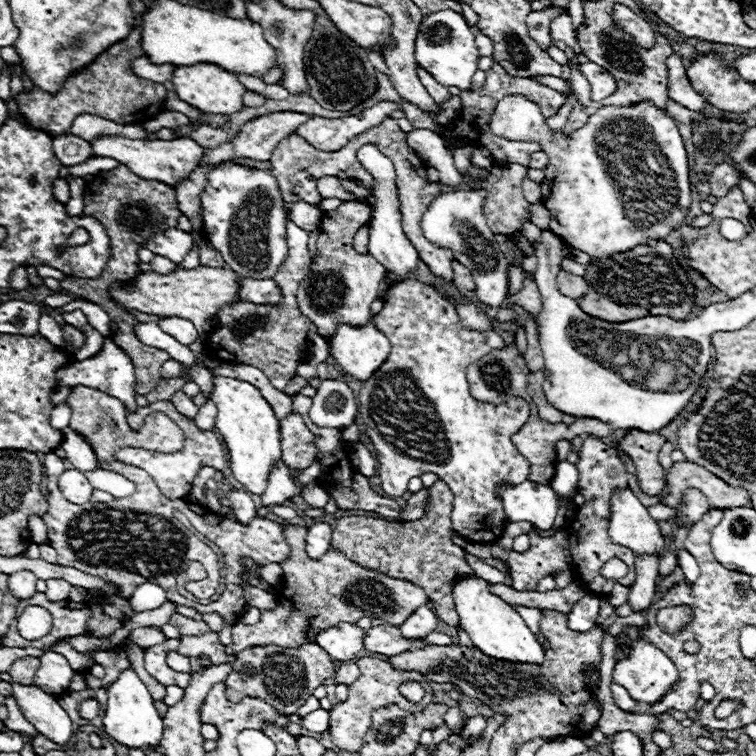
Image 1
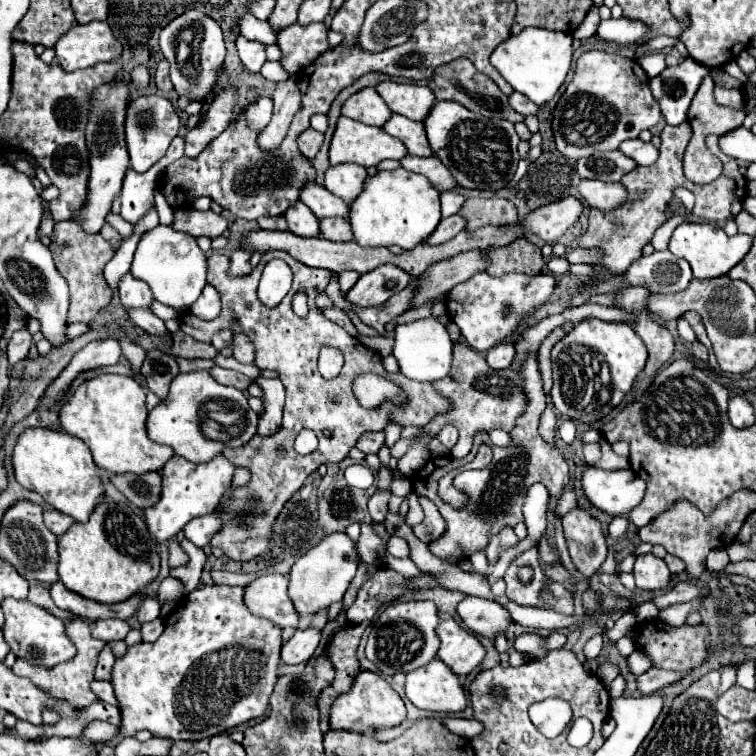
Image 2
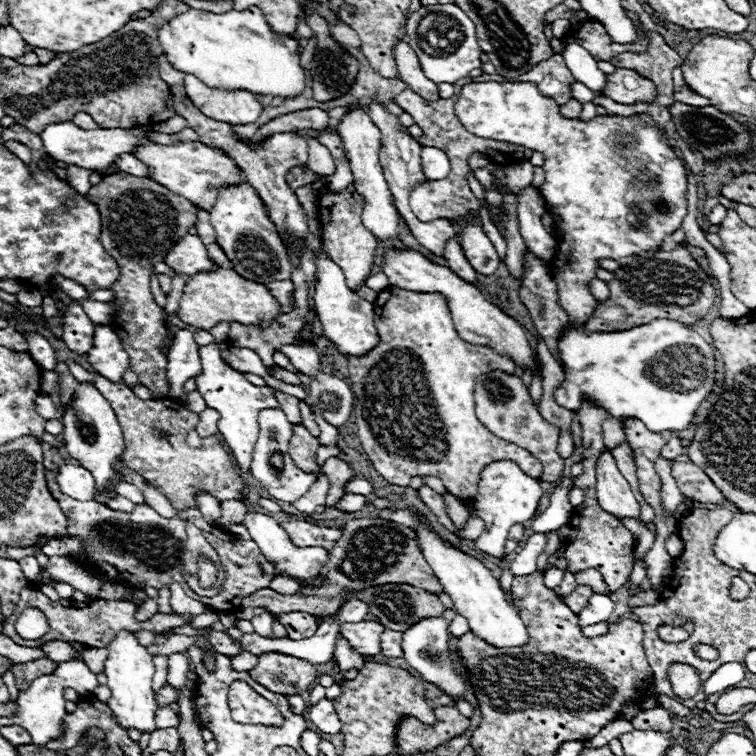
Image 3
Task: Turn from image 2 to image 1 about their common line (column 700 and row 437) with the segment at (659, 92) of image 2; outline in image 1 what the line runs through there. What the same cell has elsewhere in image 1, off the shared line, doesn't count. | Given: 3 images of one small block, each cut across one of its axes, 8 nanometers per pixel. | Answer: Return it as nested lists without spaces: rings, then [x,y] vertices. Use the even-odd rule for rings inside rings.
[[[64,428],[64,442],[60,444],[66,452],[66,458],[74,464],[74,468],[82,470],[82,472],[90,472],[96,470],[96,456],[90,448],[90,444],[76,432],[72,432],[70,428]]]

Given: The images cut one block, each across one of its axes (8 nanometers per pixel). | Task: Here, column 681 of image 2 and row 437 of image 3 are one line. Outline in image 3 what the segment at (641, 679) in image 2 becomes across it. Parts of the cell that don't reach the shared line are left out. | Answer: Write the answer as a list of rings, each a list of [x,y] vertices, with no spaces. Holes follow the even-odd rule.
[[[672,436],[670,438],[670,442],[664,446],[664,450],[662,450],[662,456],[664,458],[670,458],[670,460],[674,460],[676,456],[680,456],[680,454],[684,454],[686,452],[686,448],[684,448],[684,444],[682,444],[682,440],[678,438],[678,436]]]

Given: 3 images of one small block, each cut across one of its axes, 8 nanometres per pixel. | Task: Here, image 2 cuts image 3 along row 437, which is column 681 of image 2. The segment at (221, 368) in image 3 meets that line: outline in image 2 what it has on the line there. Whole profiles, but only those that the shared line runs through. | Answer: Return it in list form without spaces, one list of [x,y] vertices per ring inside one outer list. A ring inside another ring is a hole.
[[[682,222],[672,238],[670,238],[670,250],[678,258],[686,258],[688,264],[692,266],[694,278],[706,280],[706,278],[716,278],[722,274],[728,274],[730,268],[734,268],[750,250],[752,246],[752,236],[748,234],[736,234],[728,236],[722,228],[708,224],[708,222]]]

